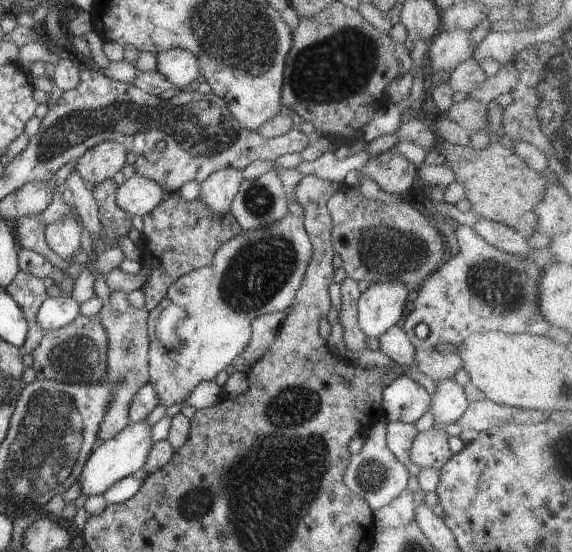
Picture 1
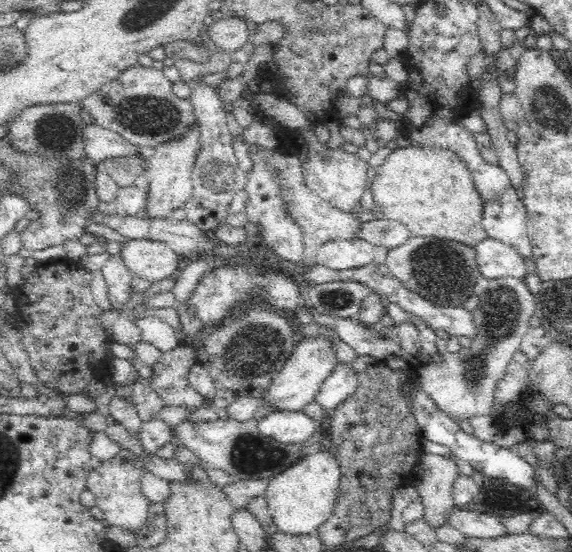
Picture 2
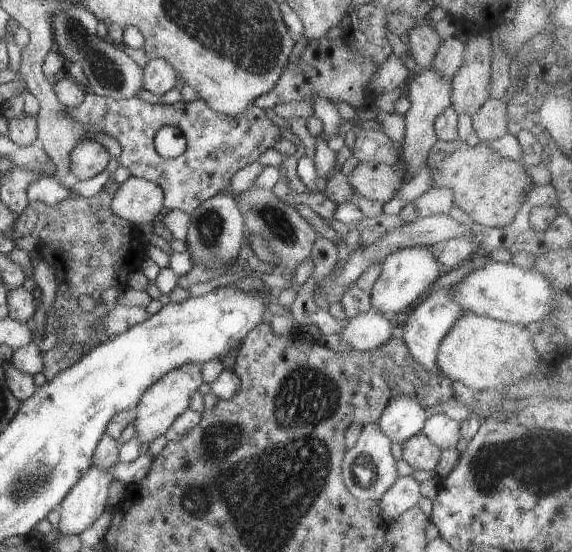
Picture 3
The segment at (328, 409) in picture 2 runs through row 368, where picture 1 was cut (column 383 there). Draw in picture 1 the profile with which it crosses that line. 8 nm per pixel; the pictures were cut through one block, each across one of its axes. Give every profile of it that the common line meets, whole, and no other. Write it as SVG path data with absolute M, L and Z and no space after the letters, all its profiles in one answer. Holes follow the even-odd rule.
M395 325L377 340L380 342L379 350L386 354L390 360L402 366L416 366L416 358L414 358L416 350L400 326Z

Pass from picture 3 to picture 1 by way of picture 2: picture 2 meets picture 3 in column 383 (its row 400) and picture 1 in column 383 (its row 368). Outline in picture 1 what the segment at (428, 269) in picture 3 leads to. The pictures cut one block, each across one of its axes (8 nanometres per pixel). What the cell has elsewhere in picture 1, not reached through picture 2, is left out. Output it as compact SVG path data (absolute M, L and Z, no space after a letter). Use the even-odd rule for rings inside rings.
M400 280L367 286L358 300L358 326L367 338L380 338L400 322L409 289Z

